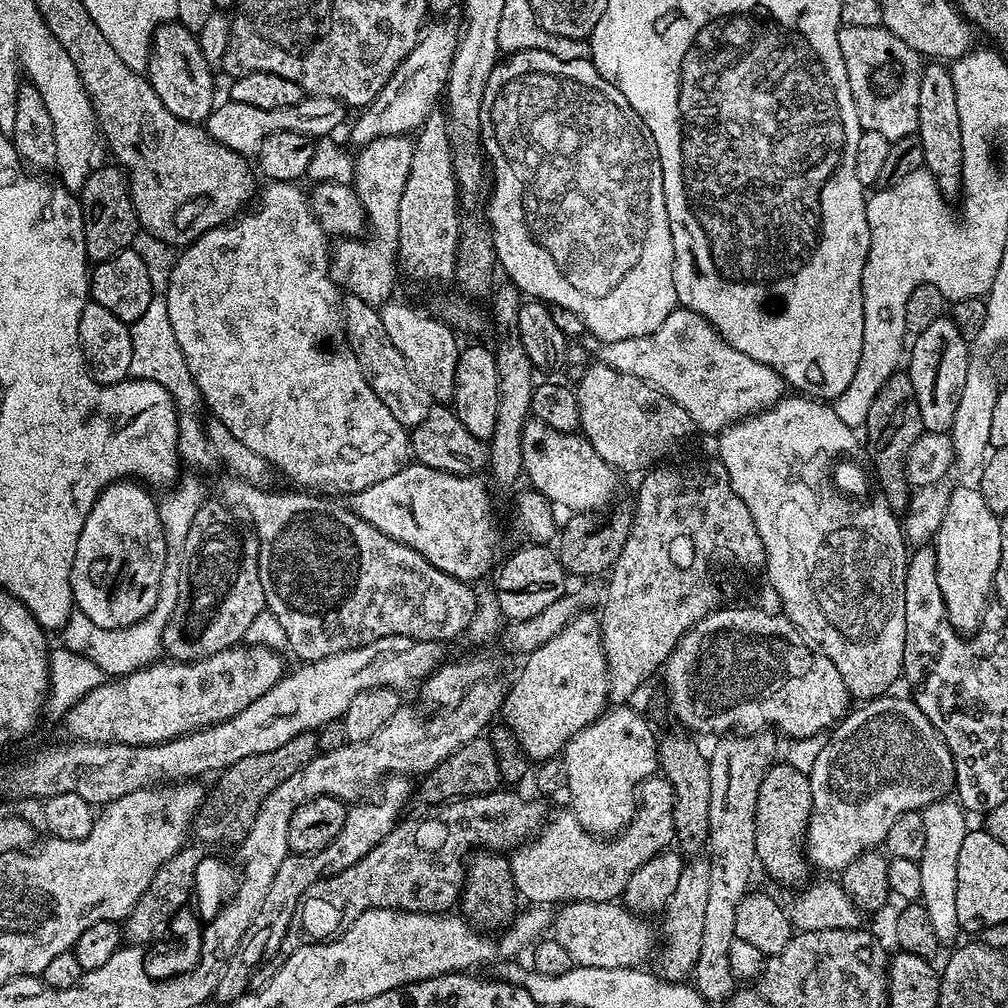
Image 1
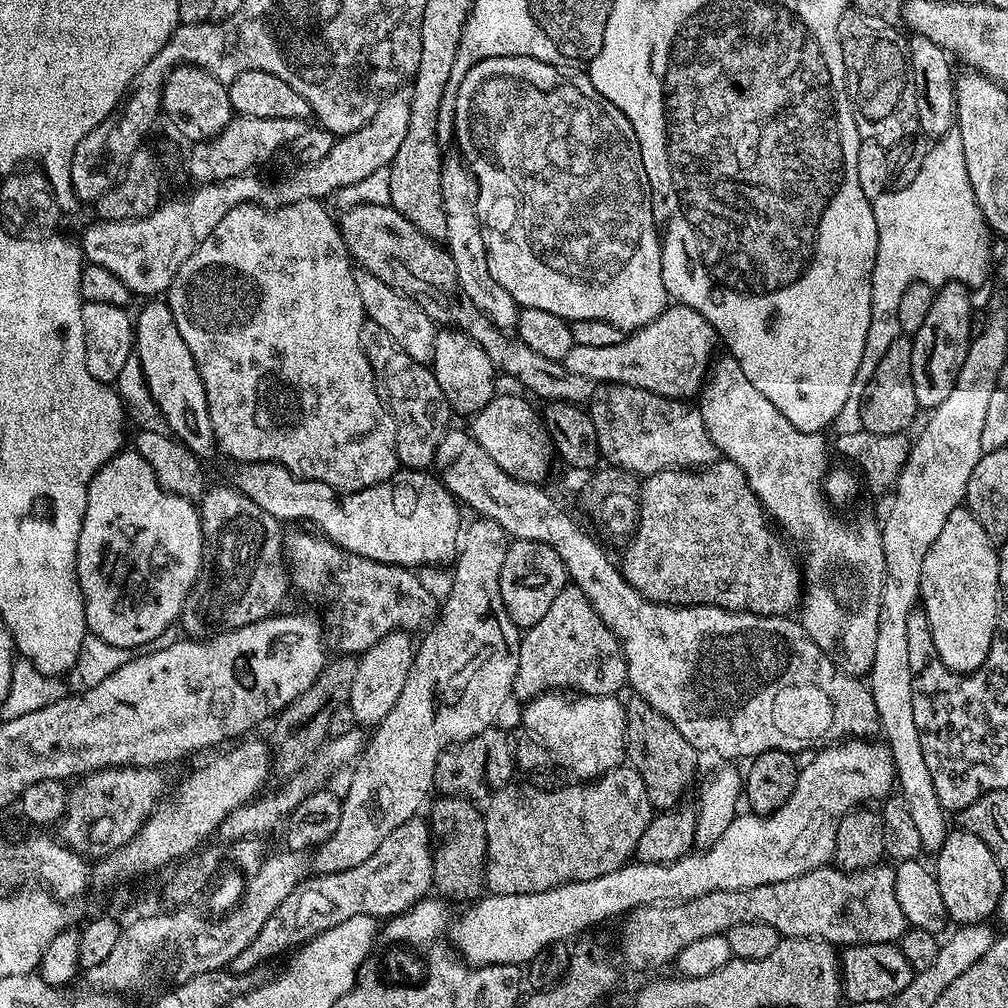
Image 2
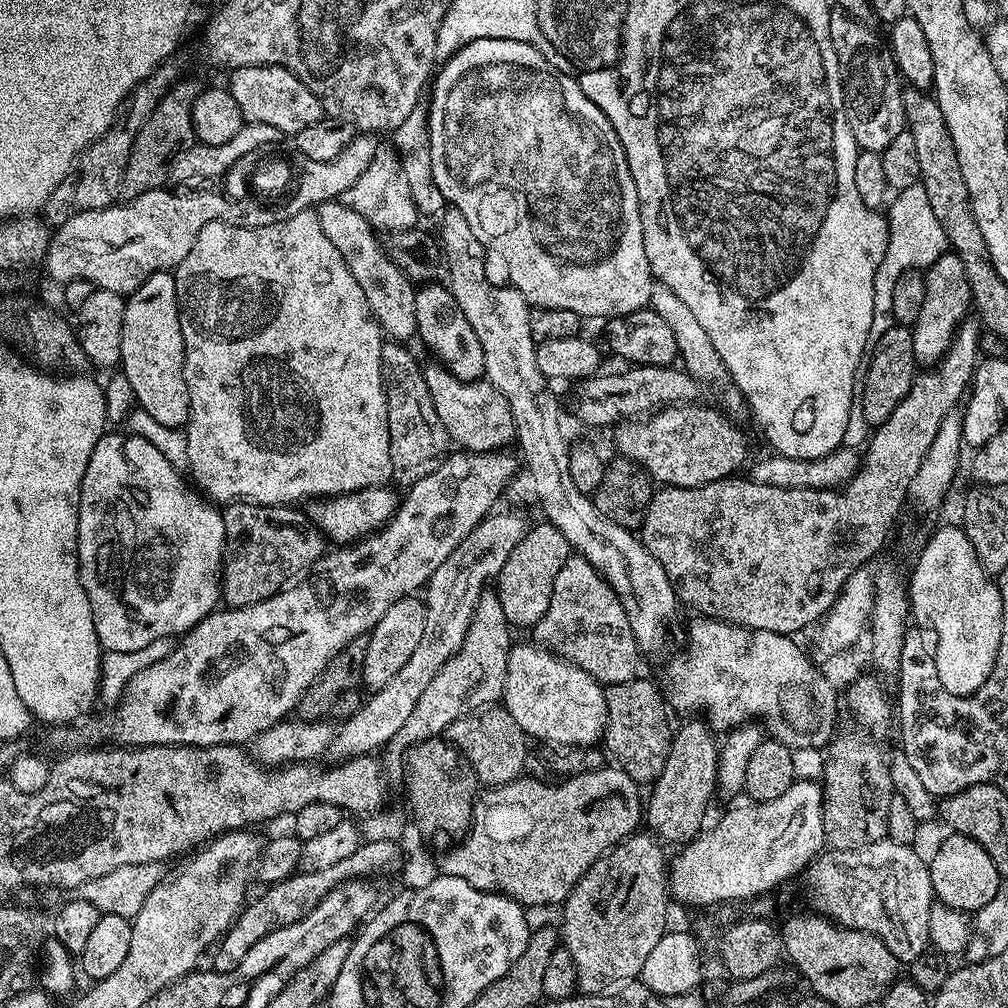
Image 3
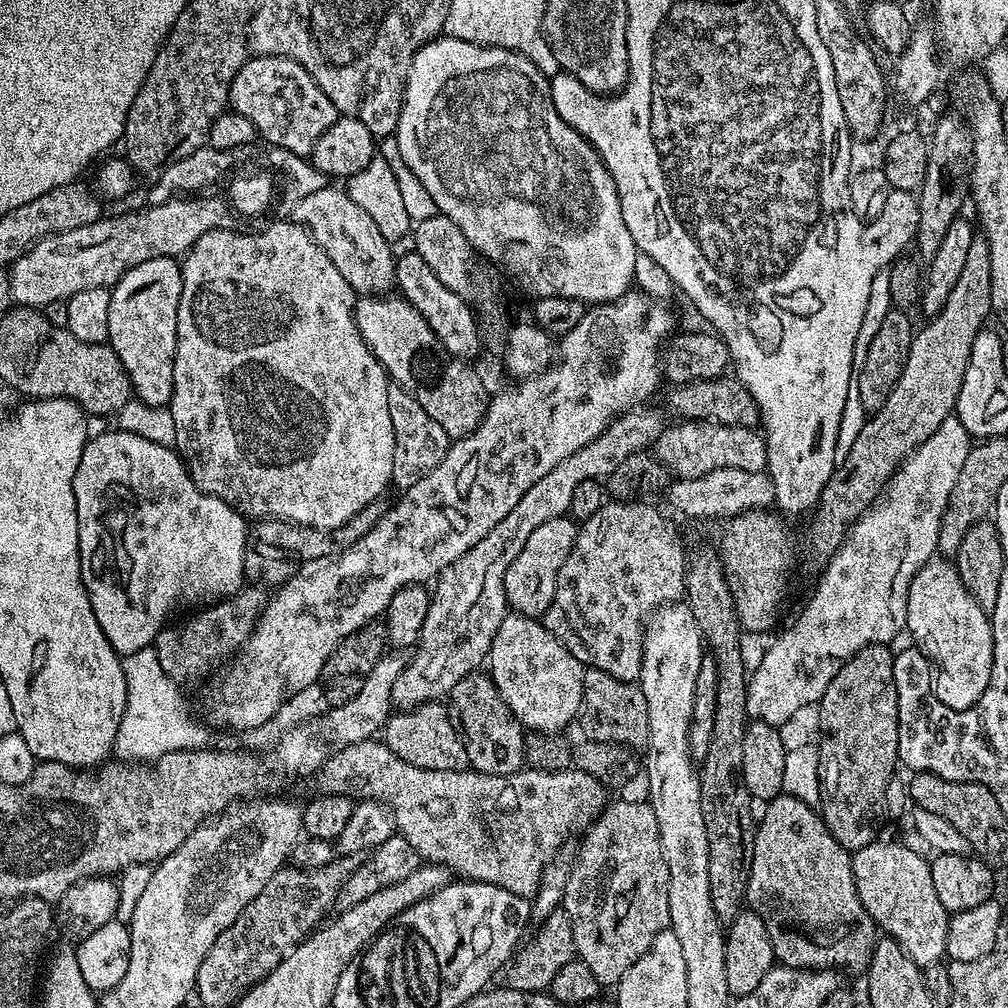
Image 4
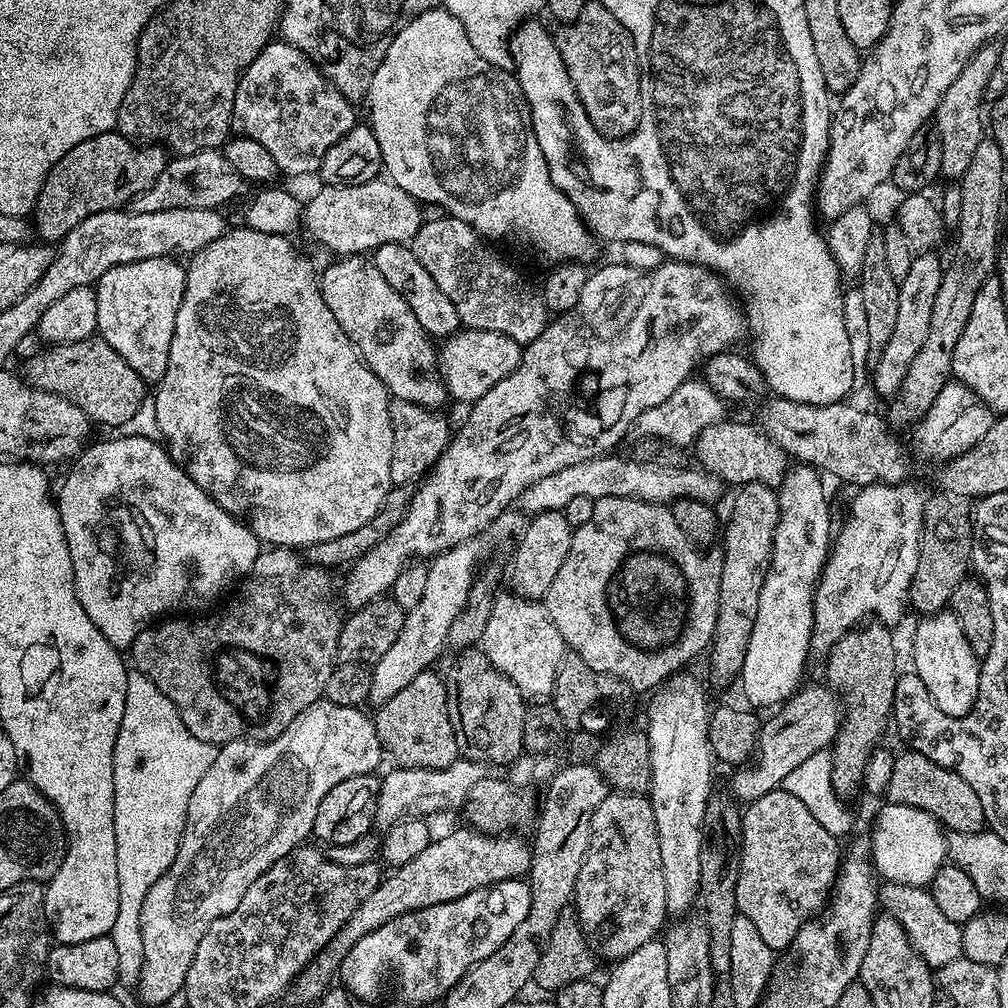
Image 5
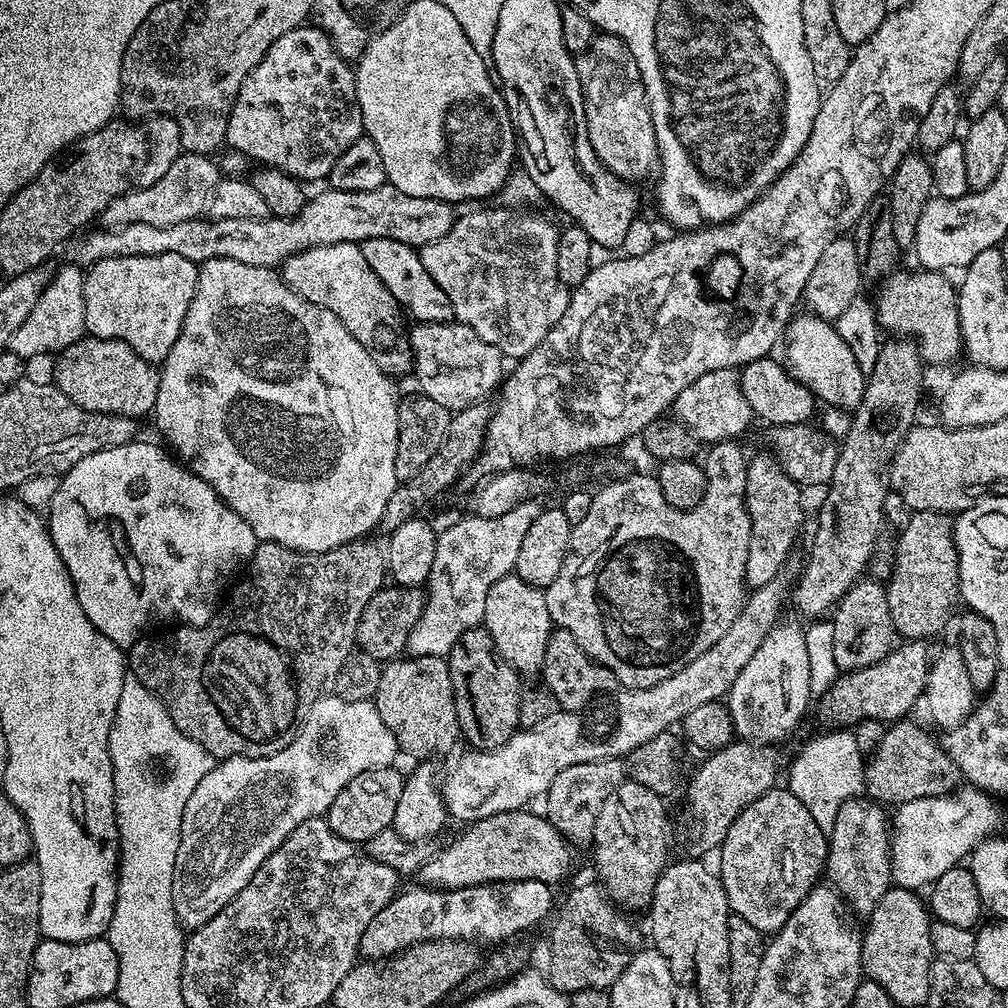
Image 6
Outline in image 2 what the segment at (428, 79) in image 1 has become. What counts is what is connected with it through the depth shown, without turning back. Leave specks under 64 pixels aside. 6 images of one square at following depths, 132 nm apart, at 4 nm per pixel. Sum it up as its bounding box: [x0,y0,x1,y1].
[295,88,411,199]

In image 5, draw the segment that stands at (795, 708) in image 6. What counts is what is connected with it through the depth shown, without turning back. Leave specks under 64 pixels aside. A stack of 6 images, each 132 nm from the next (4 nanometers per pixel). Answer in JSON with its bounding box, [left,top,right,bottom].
[738,464,834,709]

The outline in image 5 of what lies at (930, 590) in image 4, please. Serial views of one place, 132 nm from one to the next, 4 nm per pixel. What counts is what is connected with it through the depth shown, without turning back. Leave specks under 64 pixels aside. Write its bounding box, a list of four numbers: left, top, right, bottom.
[911,610,981,716]

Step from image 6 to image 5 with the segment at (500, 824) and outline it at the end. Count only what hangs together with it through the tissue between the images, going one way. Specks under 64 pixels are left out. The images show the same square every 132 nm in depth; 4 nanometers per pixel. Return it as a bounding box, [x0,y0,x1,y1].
[291,826,532,1004]

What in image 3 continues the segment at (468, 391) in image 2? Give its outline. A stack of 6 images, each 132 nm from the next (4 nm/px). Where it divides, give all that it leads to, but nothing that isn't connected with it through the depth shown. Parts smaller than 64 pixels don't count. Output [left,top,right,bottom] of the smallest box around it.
[414,283,484,380]

